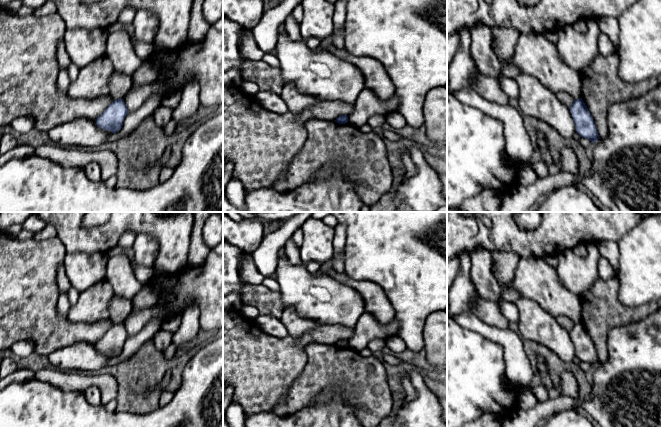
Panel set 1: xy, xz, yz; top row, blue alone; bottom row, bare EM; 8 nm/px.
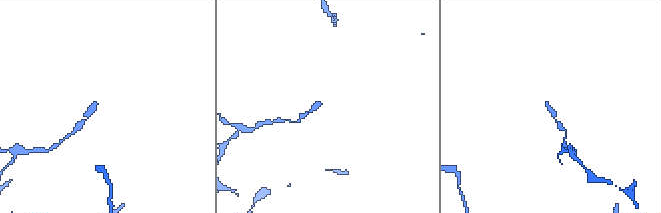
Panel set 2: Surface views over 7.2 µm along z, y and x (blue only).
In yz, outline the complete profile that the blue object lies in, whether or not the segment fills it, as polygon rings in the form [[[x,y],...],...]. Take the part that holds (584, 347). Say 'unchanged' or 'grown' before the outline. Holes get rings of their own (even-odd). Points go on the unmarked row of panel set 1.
unchanged | [[[582,322],[574,324],[569,333],[575,346],[576,356],[580,361],[587,362],[592,367],[597,365],[600,361],[594,348],[593,341]]]

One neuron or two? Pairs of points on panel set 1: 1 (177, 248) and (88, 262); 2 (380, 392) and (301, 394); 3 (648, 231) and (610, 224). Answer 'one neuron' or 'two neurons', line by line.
1: two neurons
2: one neuron
3: two neurons

